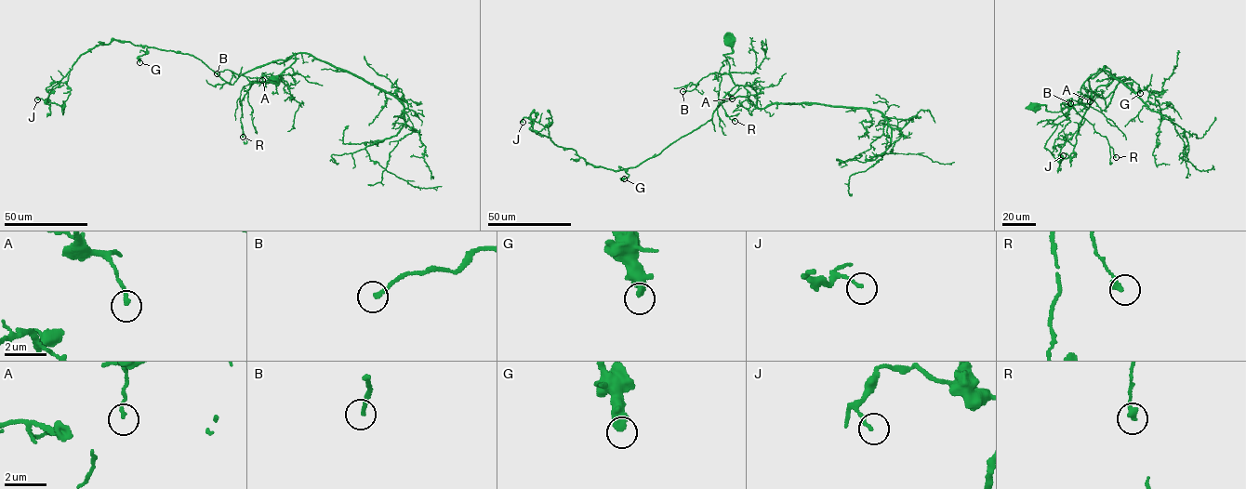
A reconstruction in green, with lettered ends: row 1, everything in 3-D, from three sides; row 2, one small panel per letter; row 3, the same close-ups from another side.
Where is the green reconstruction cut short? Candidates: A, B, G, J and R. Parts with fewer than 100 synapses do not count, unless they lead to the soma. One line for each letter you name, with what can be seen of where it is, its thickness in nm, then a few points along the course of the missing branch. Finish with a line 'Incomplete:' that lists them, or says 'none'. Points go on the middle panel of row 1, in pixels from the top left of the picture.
Incomplete: none

